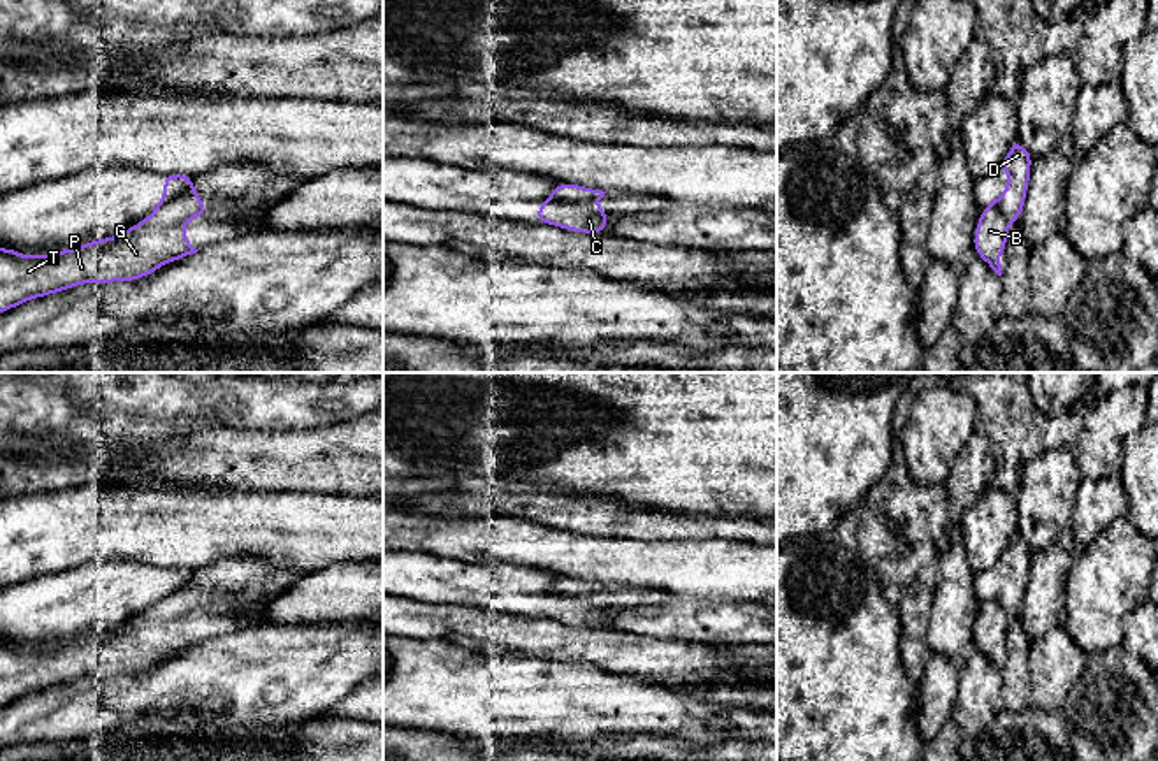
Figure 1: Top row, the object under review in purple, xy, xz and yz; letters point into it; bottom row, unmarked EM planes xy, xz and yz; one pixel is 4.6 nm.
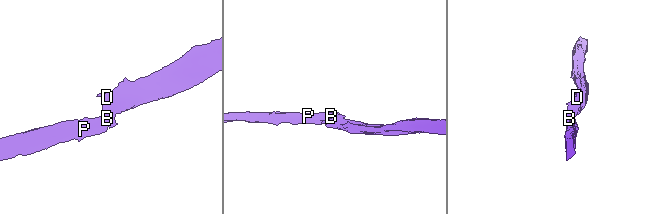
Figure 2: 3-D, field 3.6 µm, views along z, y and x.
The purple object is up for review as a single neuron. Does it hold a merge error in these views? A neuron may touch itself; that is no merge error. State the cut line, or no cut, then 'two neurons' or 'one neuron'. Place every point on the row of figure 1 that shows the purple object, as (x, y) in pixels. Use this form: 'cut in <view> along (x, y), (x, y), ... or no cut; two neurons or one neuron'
cut in xz along (550, 194), (561, 201), (591, 201), (594, 204); two neurons

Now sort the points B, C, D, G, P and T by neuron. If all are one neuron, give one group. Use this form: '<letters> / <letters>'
B G P T / C D

